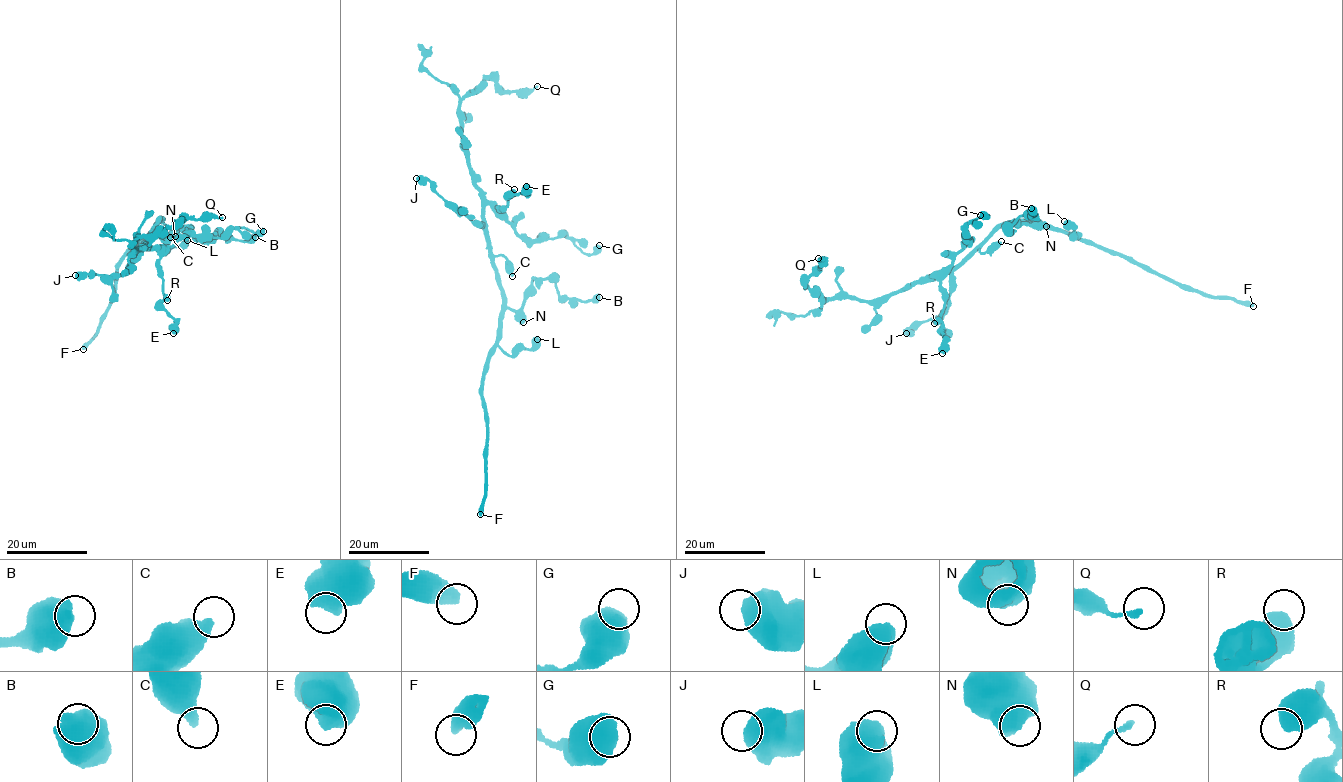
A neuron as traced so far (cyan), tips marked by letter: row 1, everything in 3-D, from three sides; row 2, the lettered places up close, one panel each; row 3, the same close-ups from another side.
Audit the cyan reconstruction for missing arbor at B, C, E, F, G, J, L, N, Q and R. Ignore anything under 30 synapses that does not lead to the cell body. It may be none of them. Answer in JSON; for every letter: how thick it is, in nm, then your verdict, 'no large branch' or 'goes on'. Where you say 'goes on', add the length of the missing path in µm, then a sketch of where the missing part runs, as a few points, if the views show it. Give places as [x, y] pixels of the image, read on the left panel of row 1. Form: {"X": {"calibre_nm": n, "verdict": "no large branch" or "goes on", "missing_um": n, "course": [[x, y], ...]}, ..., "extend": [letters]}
{"B": {"calibre_nm": 750, "verdict": "no large branch"}, "C": {"calibre_nm": 460, "verdict": "no large branch"}, "E": {"calibre_nm": 800, "verdict": "no large branch"}, "F": {"calibre_nm": 460, "verdict": "goes on", "missing_um": 160, "course": [[83, 349], [86, 418], [26, 453], [18, 473], [39, 468], [28, 493], [1, 508]]}, "G": {"calibre_nm": 700, "verdict": "no large branch"}, "J": {"calibre_nm": 650, "verdict": "no large branch"}, "L": {"calibre_nm": 650, "verdict": "no large branch"}, "N": {"calibre_nm": 700, "verdict": "no large branch"}, "Q": {"calibre_nm": 190, "verdict": "no large branch"}, "R": {"calibre_nm": 650, "verdict": "no large branch"}, "extend": ["F"]}

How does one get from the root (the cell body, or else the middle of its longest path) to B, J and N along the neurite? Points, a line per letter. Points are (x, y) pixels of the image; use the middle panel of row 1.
B: (499, 274), (503, 302), (516, 311), (535, 278), (550, 278), (561, 296), (588, 301), (599, 297)
J: (499, 274), (490, 241), (482, 226), (463, 212), (456, 212), (429, 181), (416, 178)
N: (499, 274), (504, 304), (523, 322)

